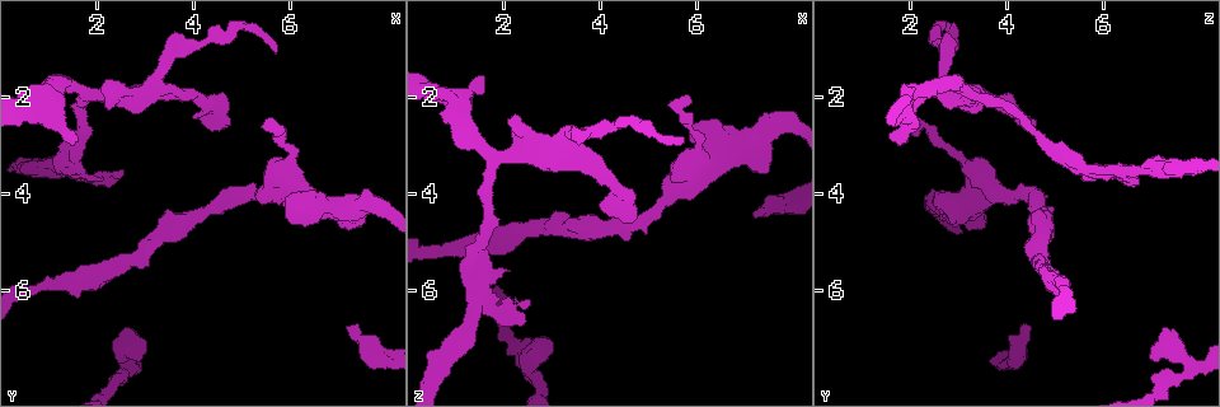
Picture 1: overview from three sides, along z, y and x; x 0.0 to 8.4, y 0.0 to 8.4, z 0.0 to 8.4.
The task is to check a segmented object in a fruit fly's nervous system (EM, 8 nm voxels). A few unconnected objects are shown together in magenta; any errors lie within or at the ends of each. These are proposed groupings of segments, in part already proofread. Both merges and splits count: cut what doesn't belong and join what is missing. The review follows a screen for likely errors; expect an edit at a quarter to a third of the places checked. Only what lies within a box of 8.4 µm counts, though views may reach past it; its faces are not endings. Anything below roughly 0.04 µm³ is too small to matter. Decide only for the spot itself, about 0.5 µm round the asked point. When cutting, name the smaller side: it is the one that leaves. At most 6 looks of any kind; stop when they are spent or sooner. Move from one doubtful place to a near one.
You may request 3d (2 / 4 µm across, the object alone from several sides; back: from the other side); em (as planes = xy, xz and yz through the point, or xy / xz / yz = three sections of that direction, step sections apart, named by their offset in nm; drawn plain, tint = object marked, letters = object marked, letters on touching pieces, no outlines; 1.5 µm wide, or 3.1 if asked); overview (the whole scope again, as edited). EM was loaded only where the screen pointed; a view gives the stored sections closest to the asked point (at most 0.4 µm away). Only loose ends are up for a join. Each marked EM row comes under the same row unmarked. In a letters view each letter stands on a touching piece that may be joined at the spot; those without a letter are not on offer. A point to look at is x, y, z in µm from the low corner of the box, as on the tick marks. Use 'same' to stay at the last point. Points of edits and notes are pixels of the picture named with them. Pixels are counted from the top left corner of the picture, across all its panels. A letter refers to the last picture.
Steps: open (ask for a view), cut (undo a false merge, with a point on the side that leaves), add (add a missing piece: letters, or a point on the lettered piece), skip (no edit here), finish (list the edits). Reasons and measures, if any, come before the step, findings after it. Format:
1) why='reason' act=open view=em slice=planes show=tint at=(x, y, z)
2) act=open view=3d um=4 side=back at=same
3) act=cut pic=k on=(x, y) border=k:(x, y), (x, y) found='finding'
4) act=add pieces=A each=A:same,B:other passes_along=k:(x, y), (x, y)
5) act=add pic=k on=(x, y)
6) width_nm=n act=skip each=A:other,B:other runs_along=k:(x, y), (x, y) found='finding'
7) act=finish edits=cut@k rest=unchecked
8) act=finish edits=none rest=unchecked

why='an open end' act=open view=em slice=planes show=tint at=(7.25, 6.70, 4.55)

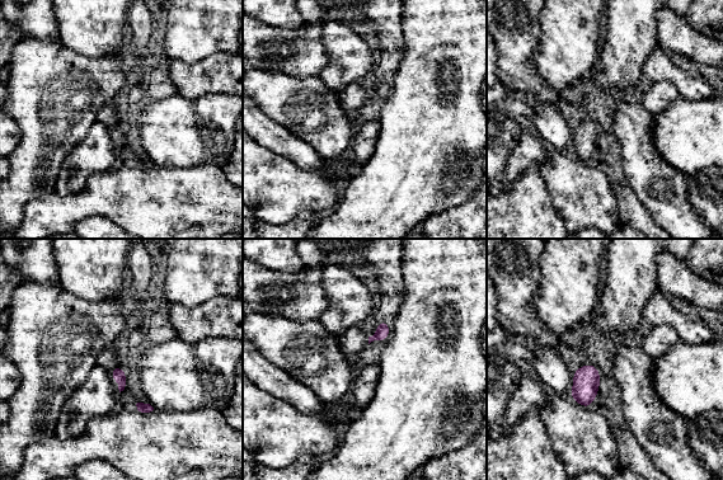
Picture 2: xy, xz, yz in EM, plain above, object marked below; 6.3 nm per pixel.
act=open view=em slice=planes show=letters at=same

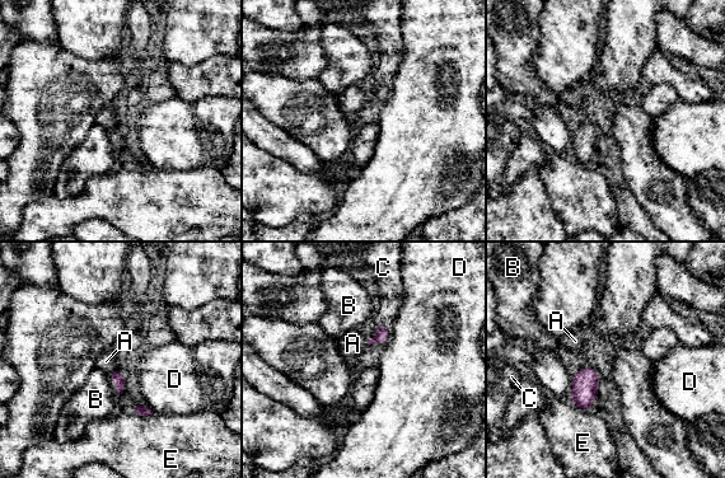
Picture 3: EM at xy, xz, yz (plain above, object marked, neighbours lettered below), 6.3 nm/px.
act=add pieces=A each=A:same,B:other,C:other,D:other,E:other passes_along=3:(585, 383), (588, 369), (575, 341) found='the cell continues'

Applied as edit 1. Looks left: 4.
why='a narrow waist' act=open view=em slice=planes show=letters at=(2.65, 7.50, 7.80)

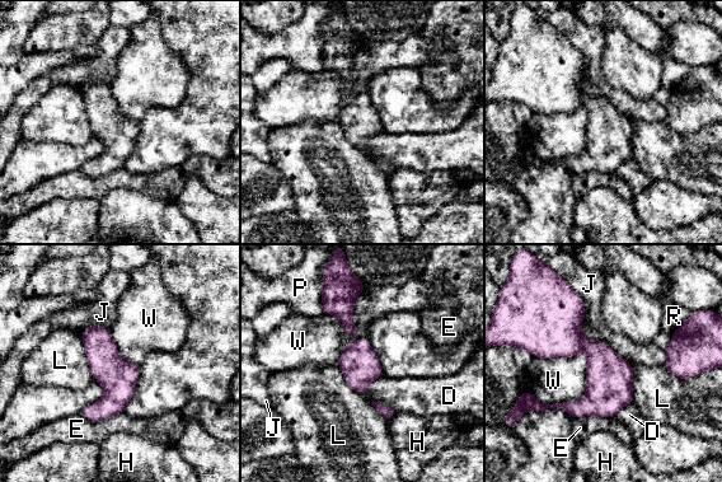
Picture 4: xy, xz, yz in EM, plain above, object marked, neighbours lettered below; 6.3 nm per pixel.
act=skip each=D:other,E:other,H:other,J:other,L:other,P:other,R:other,W:other border=4:(79, 335), (89, 371), (94, 379) found='all the same cell'

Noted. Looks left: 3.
why='free end' act=open view=3d um=4 at=(5.70, 1.10, 2.95)

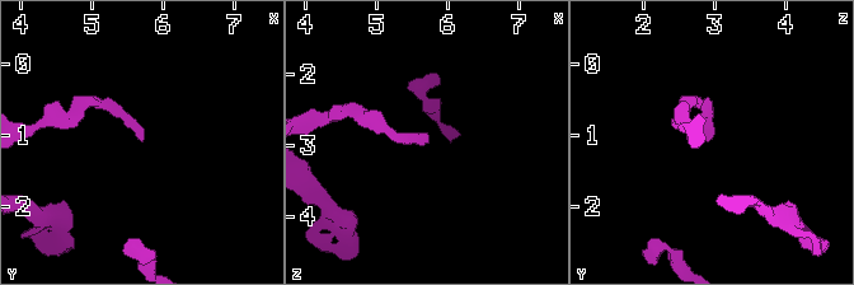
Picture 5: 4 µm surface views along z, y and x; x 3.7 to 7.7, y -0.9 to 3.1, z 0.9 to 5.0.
act=open view=em slice=planes show=letters at=(5.70, 1.05, 2.90)

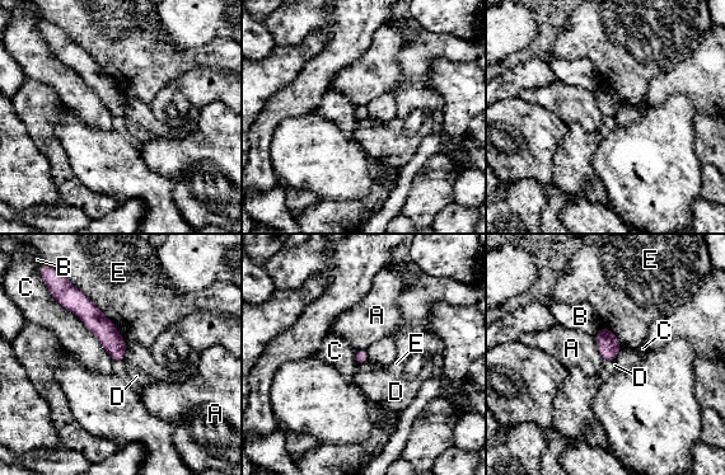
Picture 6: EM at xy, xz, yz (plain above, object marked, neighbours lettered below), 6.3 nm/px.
act=skip each=A:other,B:other,C:other,D:other,E:other runs_along=6:(71, 297), (107, 333), (120, 358) found='no lettered piece goes on from it'

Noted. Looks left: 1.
act=finish edits=add@3 rest=unchecked

